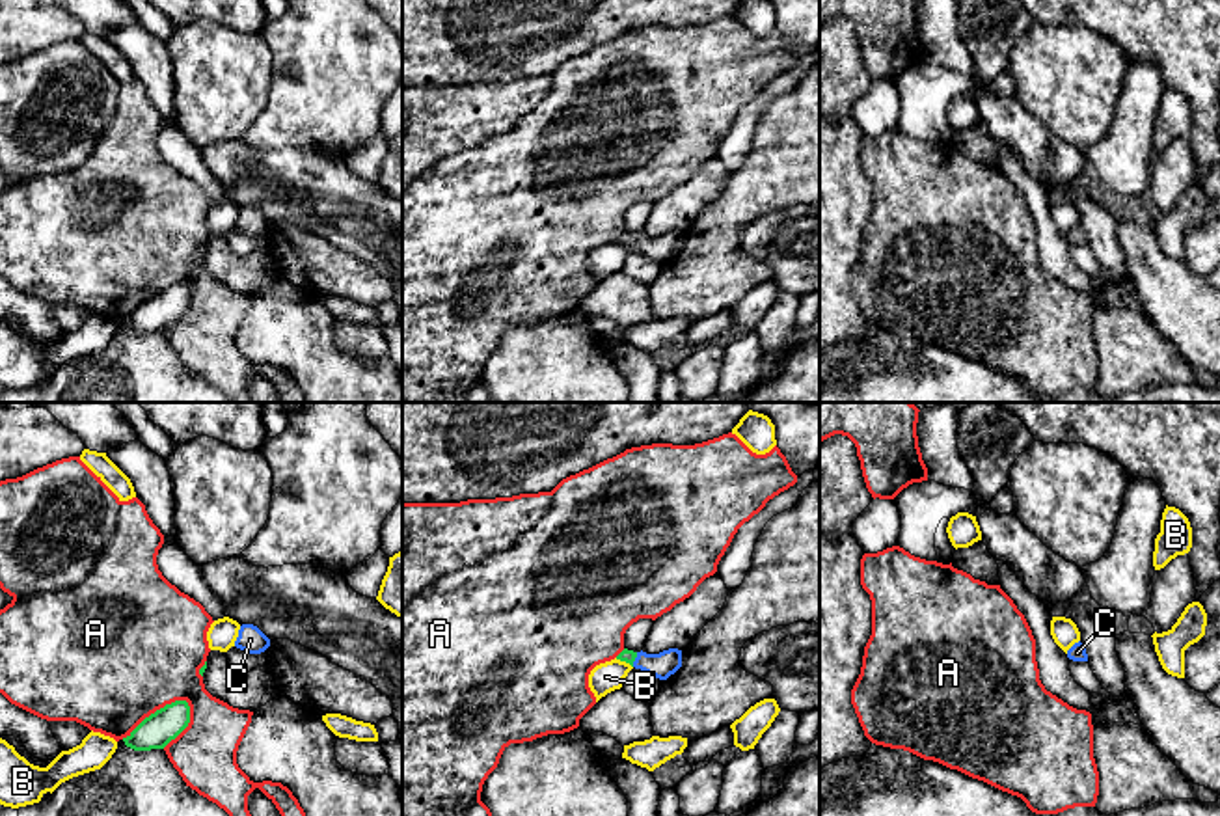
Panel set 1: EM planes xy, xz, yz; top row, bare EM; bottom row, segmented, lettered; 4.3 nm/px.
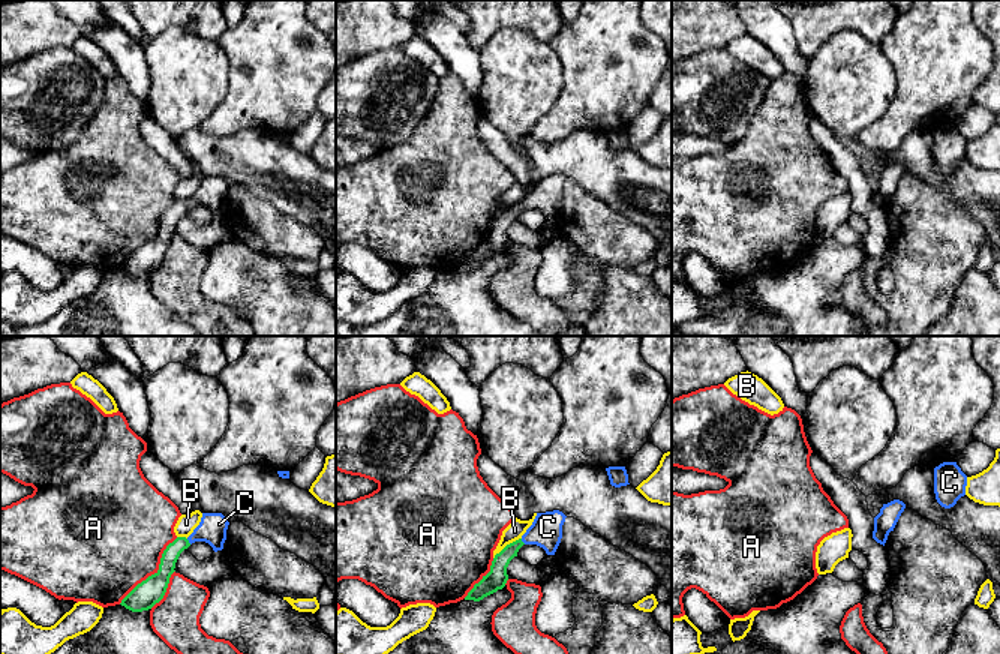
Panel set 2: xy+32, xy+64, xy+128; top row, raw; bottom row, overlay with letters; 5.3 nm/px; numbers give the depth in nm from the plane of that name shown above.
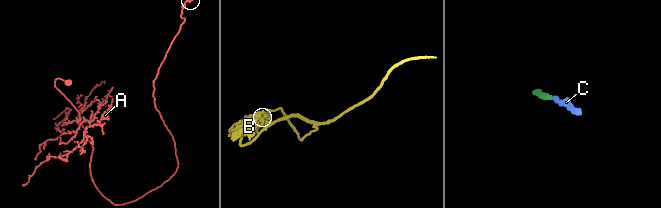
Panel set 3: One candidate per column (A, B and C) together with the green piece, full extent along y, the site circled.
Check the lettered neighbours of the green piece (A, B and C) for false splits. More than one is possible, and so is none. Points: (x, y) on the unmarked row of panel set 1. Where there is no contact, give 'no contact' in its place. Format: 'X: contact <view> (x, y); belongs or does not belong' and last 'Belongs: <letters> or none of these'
A: contact xy (157, 293); does not belong
B: contact xz (624, 243); does not belong
C: contact xz (634, 243); belongs
Belongs: C

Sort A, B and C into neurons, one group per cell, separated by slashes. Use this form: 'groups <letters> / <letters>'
groups A / B / C

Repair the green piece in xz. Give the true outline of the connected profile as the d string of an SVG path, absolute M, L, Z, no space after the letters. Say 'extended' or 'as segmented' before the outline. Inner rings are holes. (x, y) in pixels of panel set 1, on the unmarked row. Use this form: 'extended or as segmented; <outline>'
extended; M624 231L617 242L630 246L635 252L648 255L659 263L667 263L682 250L682 233L669 231L659 237L633 235Z

